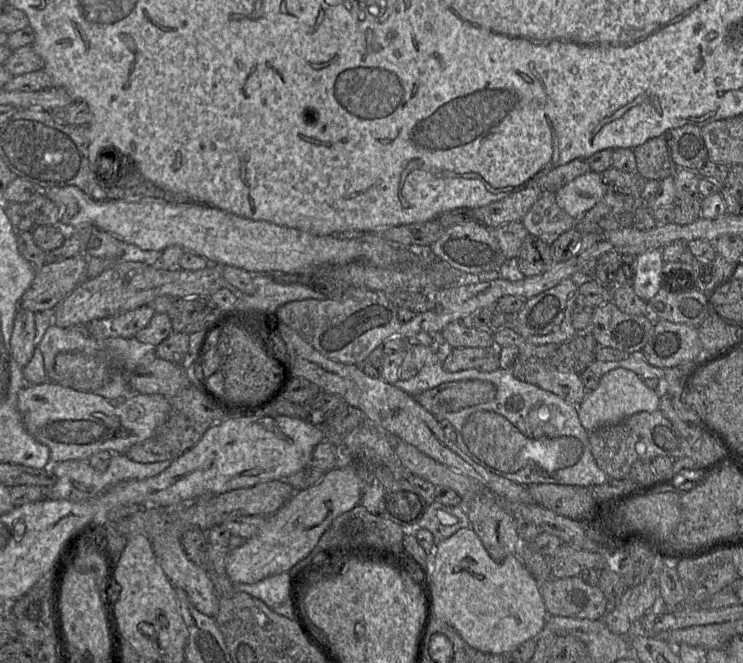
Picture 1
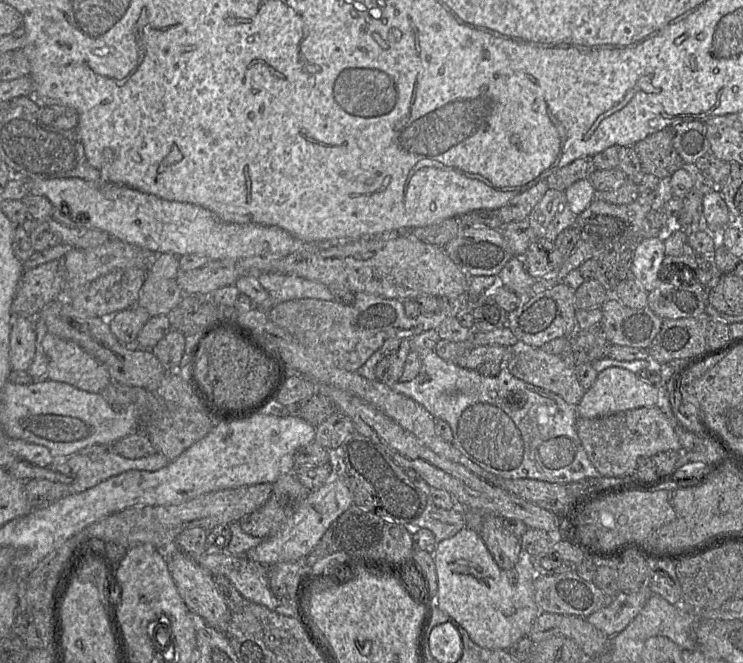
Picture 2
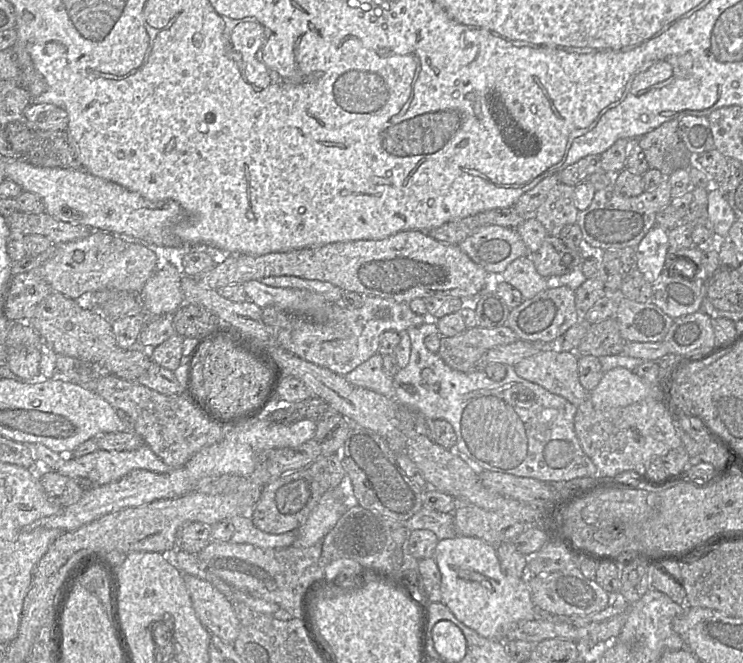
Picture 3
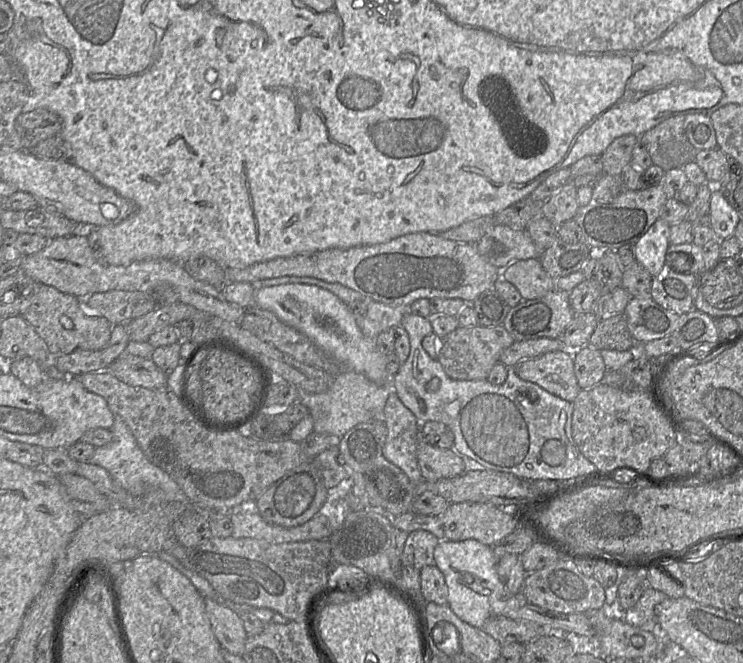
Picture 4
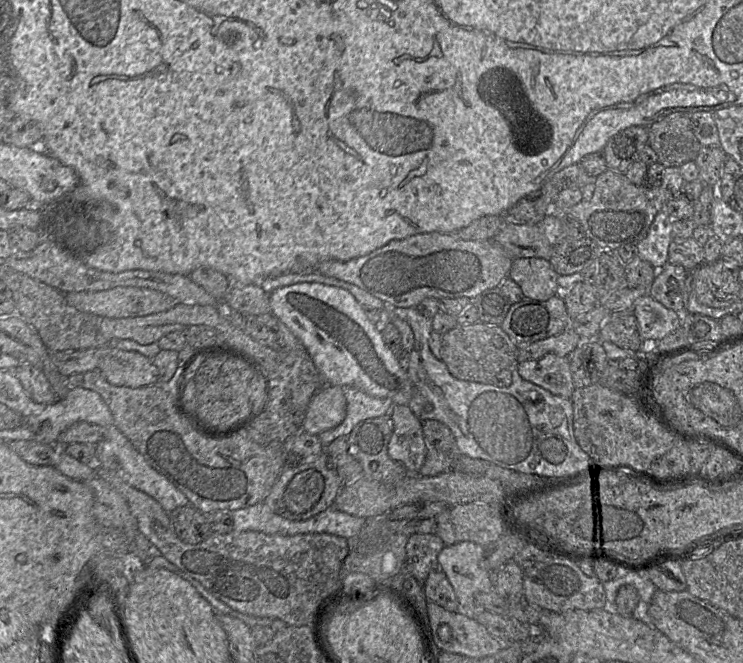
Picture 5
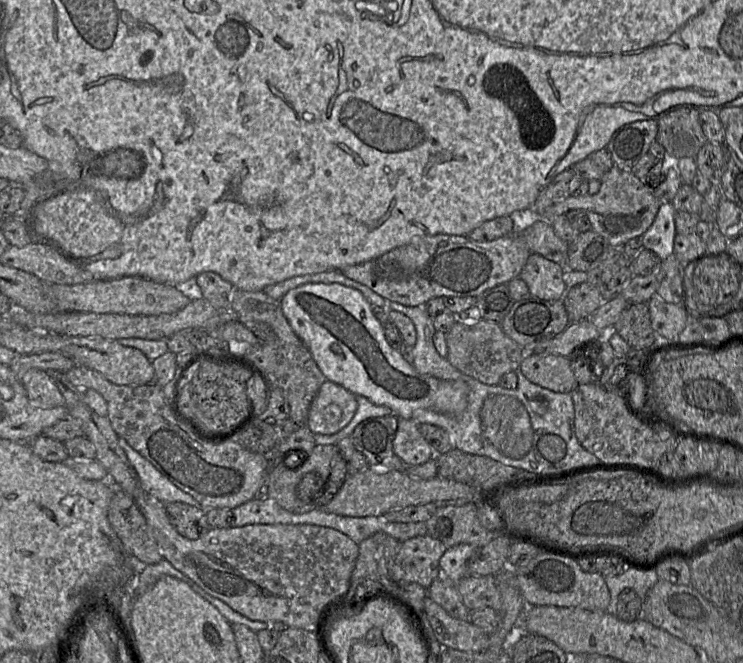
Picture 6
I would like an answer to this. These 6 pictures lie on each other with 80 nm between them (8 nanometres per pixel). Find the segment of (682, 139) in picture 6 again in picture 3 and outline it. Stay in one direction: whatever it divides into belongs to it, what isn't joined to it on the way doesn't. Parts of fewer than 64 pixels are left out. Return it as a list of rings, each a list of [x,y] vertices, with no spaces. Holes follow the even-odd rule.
[[[678,121],[665,122],[637,140],[649,168],[660,171],[664,176],[695,164],[695,156],[678,136]]]

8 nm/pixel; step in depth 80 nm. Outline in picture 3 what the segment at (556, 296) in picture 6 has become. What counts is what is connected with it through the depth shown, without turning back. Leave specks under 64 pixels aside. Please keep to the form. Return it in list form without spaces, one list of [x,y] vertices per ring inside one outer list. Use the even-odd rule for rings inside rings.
[[[529,256],[513,260],[503,271],[504,282],[517,289],[525,299],[530,299],[548,288],[548,280],[541,276]]]

